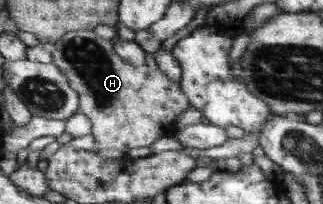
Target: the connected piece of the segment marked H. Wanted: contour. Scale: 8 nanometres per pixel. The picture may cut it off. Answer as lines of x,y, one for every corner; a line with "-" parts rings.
79,30
67,33
52,46
54,63
66,75
68,82
80,97
79,111
87,114
93,124
93,131
97,149
118,149
128,153
132,149
149,147
157,139
169,136
175,119
183,111
192,106
184,93
180,81
174,81
168,74
158,68
157,70
143,66
134,66
126,62
114,48
115,39
97,37
93,31

